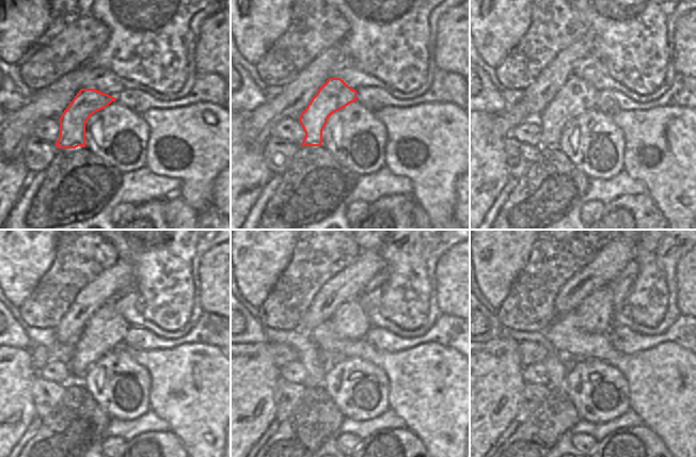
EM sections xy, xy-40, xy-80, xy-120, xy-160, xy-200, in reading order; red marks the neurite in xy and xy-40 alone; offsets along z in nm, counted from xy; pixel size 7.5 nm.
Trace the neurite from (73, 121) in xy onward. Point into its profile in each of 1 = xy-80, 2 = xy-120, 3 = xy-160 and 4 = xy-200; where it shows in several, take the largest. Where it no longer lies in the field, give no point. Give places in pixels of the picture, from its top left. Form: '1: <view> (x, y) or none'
1: xy-80 (576, 96)
2: xy-120 (106, 330)
3: xy-160 (349, 321)
4: xy-200 (595, 314)

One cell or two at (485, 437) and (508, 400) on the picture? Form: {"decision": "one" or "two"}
{"decision": "one"}

